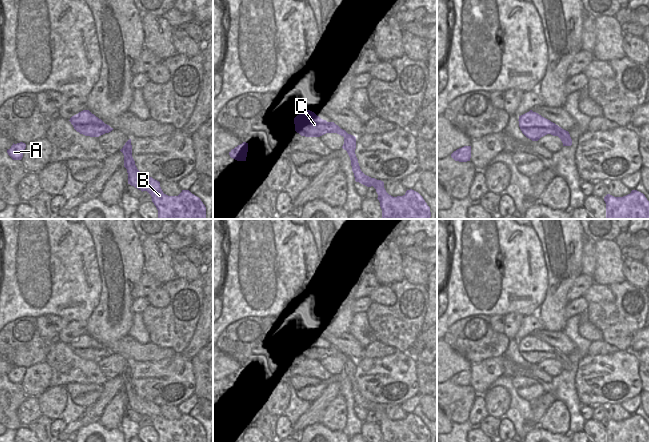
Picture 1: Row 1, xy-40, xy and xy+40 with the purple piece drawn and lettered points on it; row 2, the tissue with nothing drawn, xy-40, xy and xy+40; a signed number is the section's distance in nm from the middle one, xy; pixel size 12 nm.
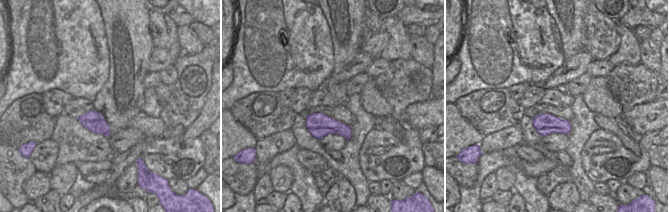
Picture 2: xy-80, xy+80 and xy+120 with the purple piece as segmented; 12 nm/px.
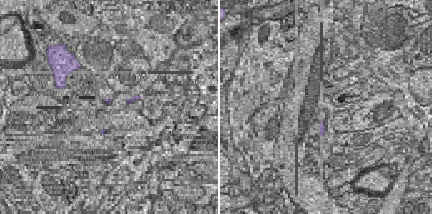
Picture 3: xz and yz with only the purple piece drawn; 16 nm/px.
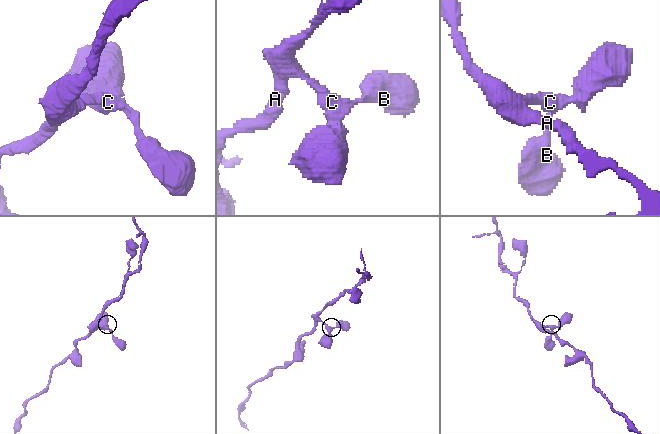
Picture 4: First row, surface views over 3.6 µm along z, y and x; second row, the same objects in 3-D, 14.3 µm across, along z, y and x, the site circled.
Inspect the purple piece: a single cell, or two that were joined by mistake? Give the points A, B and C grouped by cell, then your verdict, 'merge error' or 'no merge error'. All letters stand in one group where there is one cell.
A B C | no merge error

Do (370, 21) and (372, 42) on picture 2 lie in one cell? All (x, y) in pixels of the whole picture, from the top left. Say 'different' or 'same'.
same

